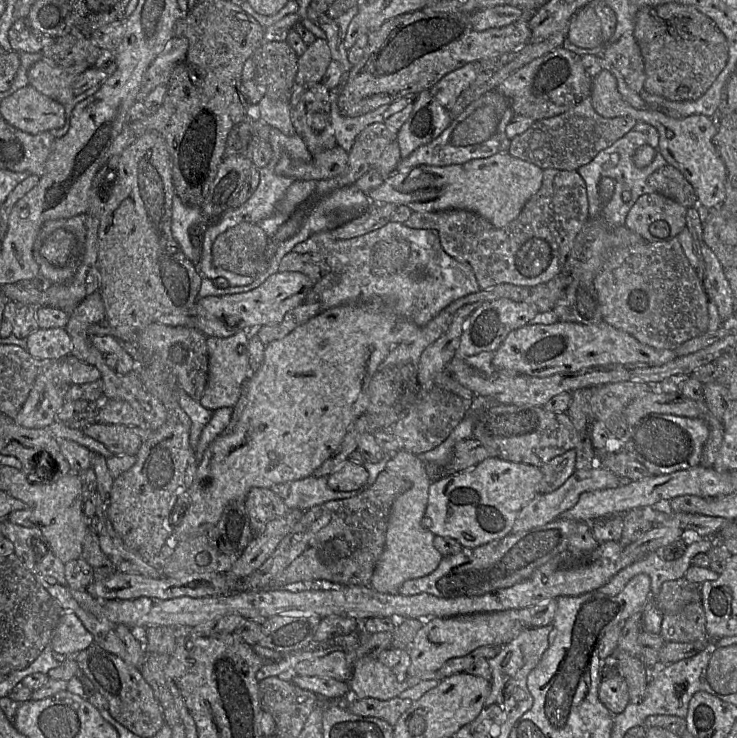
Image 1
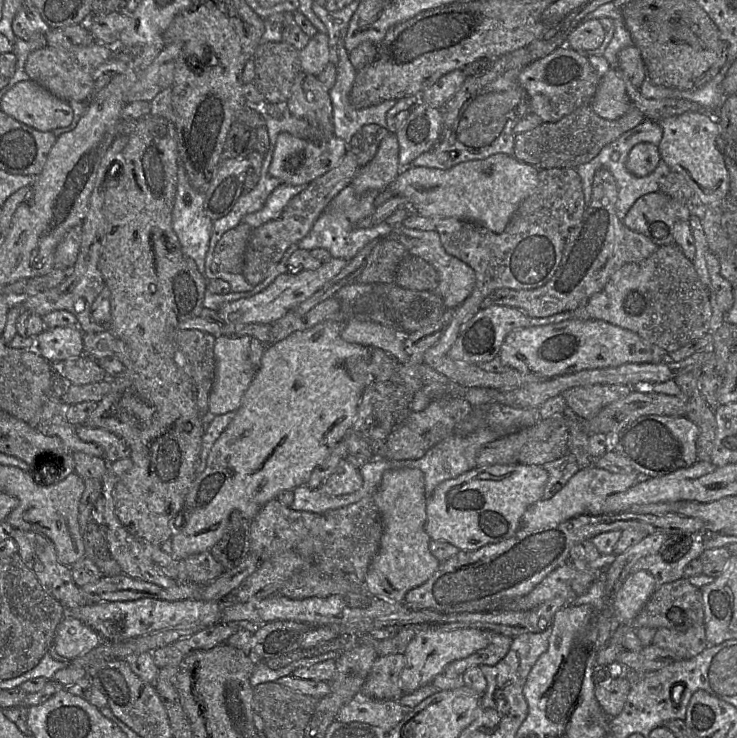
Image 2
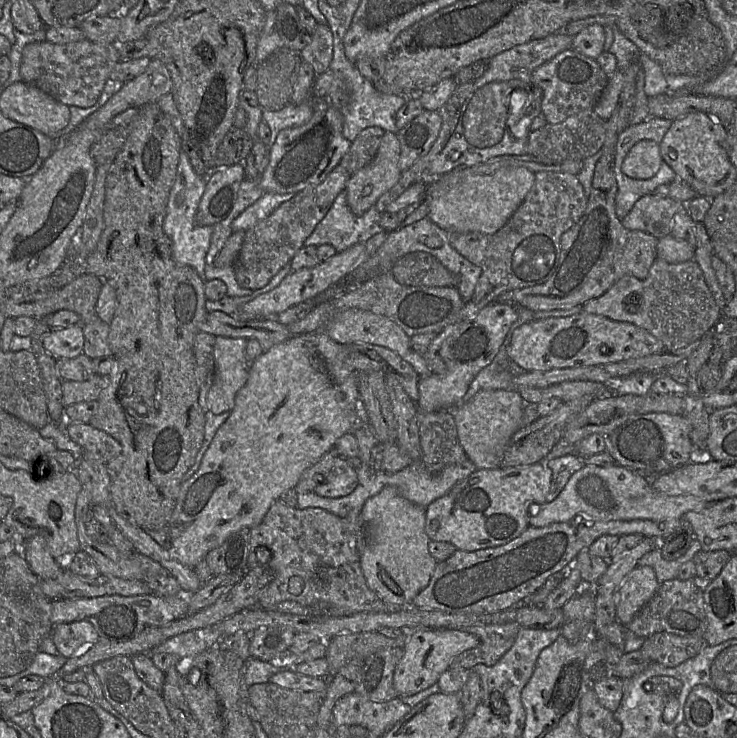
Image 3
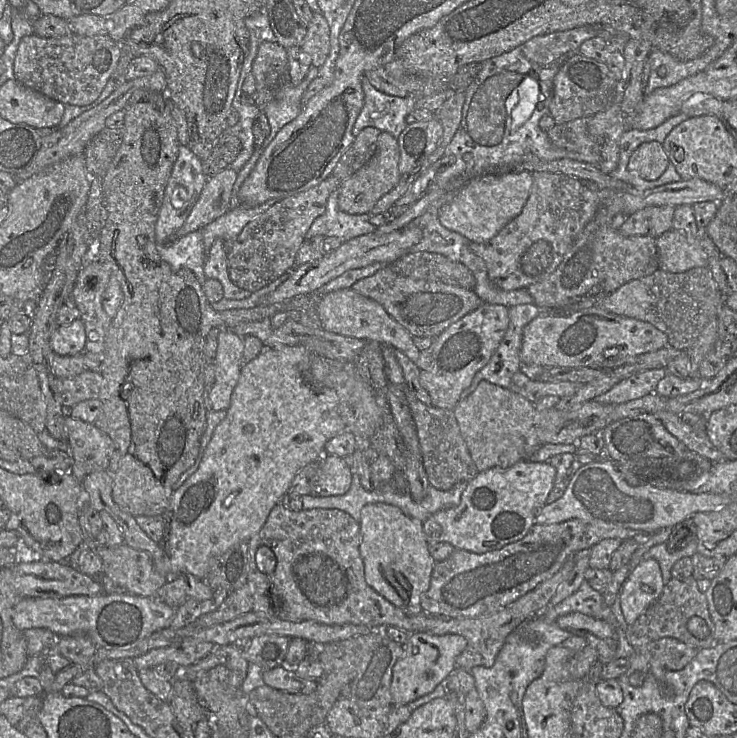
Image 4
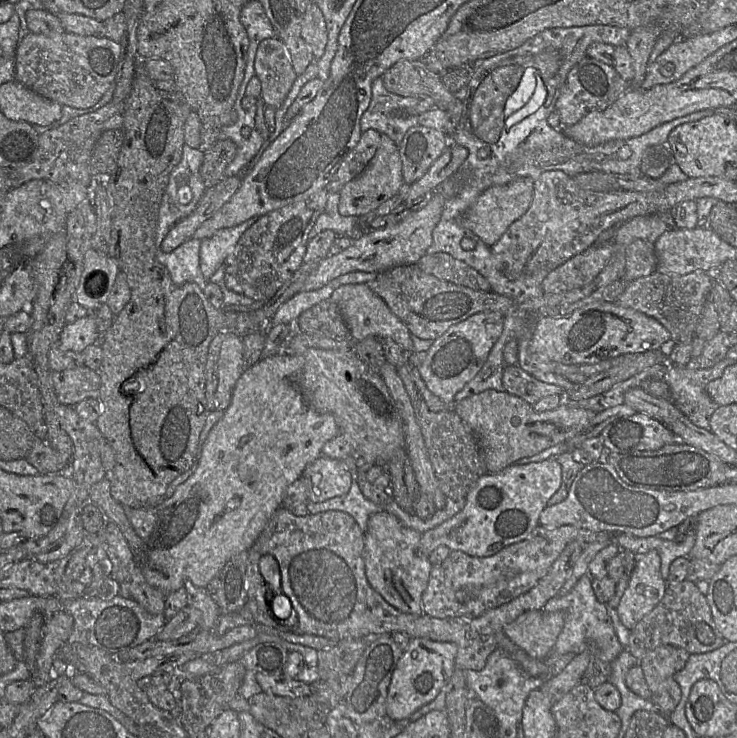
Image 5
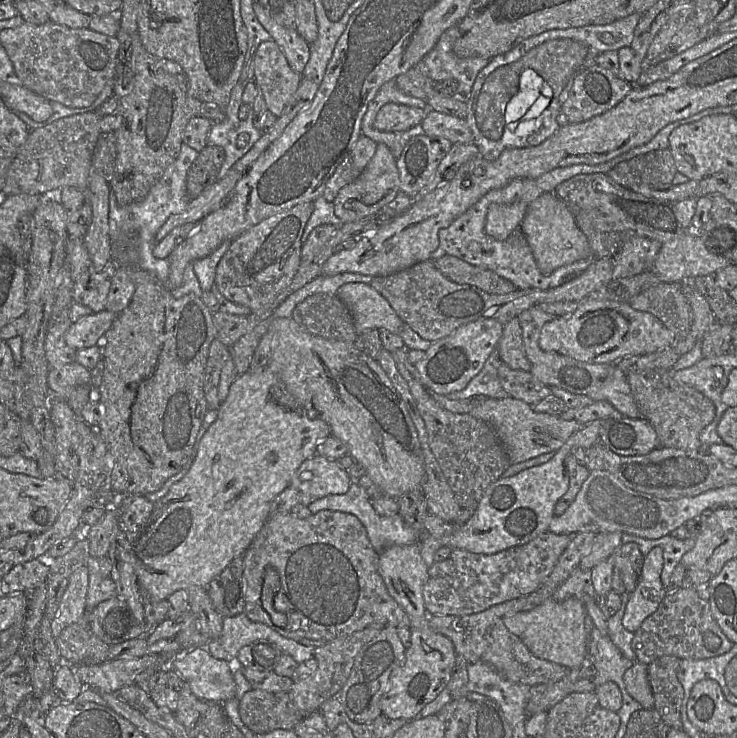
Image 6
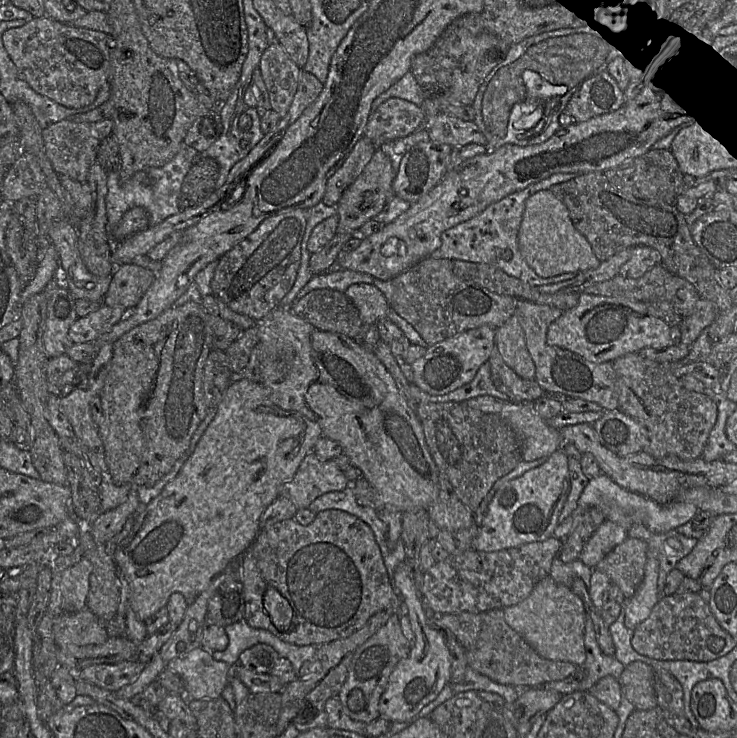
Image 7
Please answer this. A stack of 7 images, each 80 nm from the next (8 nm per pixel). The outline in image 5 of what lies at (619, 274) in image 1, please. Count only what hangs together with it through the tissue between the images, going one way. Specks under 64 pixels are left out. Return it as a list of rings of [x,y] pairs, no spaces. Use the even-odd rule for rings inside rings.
[[[704,271],[687,275],[667,275],[655,272],[648,277],[630,282],[615,303],[656,319],[669,331],[674,345],[691,343],[704,304],[716,281],[714,273]]]

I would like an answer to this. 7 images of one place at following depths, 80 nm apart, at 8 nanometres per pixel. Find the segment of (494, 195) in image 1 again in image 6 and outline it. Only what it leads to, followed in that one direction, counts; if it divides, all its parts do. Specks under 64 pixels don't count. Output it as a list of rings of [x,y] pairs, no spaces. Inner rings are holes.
[[[492,204],[487,211],[485,232],[492,238],[503,241],[520,227],[529,204]]]

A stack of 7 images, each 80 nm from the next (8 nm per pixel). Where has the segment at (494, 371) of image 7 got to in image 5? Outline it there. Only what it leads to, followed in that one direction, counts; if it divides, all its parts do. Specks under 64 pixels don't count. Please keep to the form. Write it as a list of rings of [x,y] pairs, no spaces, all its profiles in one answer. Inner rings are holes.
[[[518,365],[505,366],[502,382],[506,392],[522,398],[532,406],[542,398],[554,395],[562,397],[562,404],[565,403],[567,392],[564,389],[537,380]]]

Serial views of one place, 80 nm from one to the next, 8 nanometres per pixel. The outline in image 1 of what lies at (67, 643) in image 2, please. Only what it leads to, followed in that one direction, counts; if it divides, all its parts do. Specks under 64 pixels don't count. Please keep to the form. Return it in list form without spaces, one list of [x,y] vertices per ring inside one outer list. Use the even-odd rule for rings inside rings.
[[[63,612],[55,628],[50,644],[52,650],[74,656],[94,643],[94,637],[75,613]]]

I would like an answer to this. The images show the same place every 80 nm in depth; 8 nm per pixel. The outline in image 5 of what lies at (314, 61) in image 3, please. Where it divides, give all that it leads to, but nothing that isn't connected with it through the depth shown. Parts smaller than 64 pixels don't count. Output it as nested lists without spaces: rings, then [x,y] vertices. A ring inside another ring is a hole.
[[[311,2],[302,15],[301,38],[309,46],[315,61],[324,54],[327,37],[327,28],[323,14],[316,3]]]

